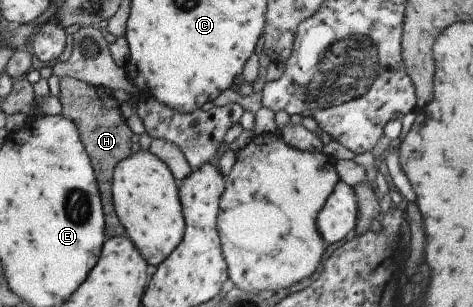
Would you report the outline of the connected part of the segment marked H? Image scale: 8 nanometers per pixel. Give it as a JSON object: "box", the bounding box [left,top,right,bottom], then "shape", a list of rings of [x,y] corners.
{"box":[58,78,132,237],"shape":[[[75,78],[59,79],[58,100],[60,101],[60,114],[71,118],[77,126],[81,143],[87,152],[98,187],[102,212],[105,218],[105,237],[123,236],[124,227],[116,218],[111,195],[112,171],[115,164],[132,155],[131,137],[132,131],[125,124],[119,105],[107,95],[104,86],[92,86]]]}

